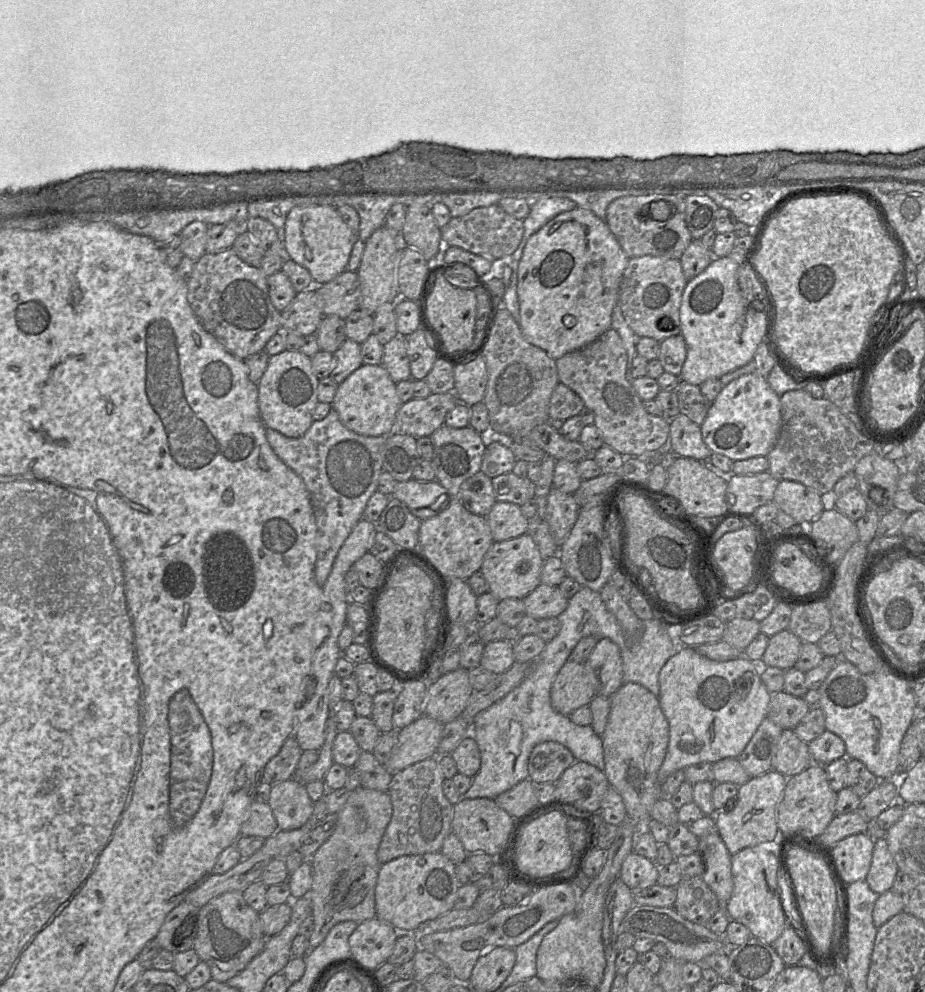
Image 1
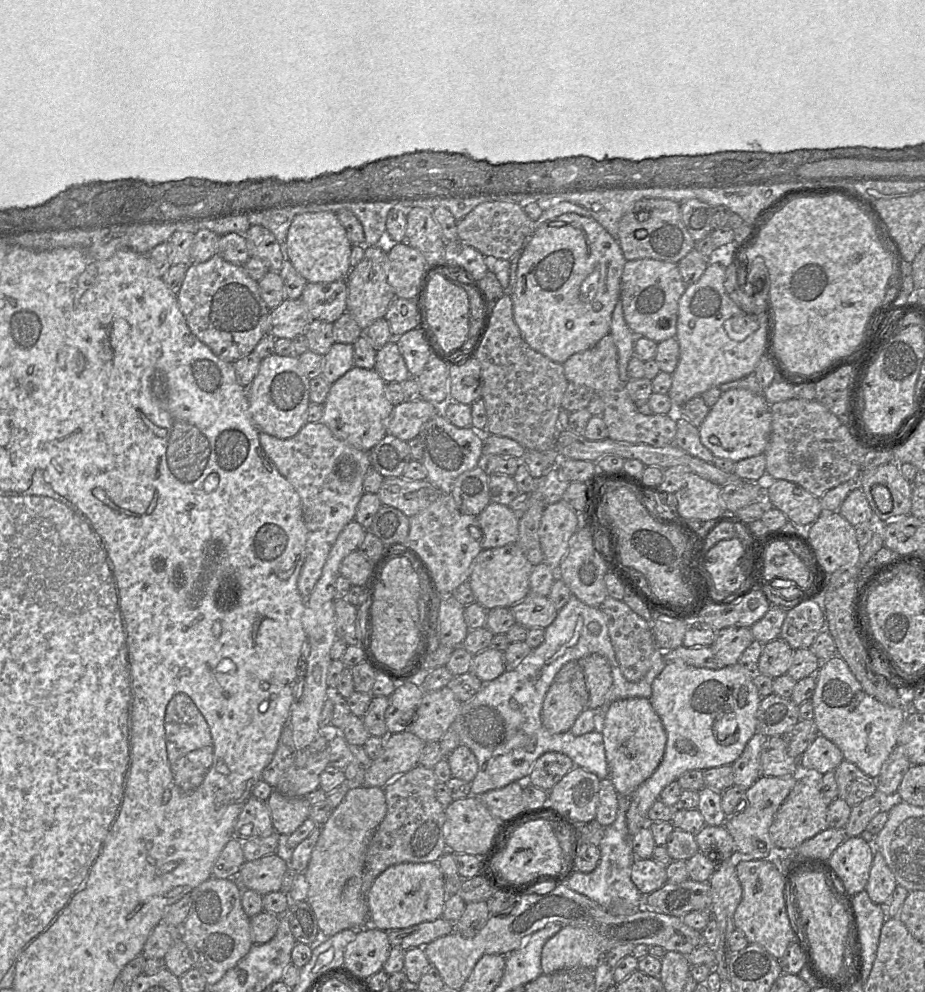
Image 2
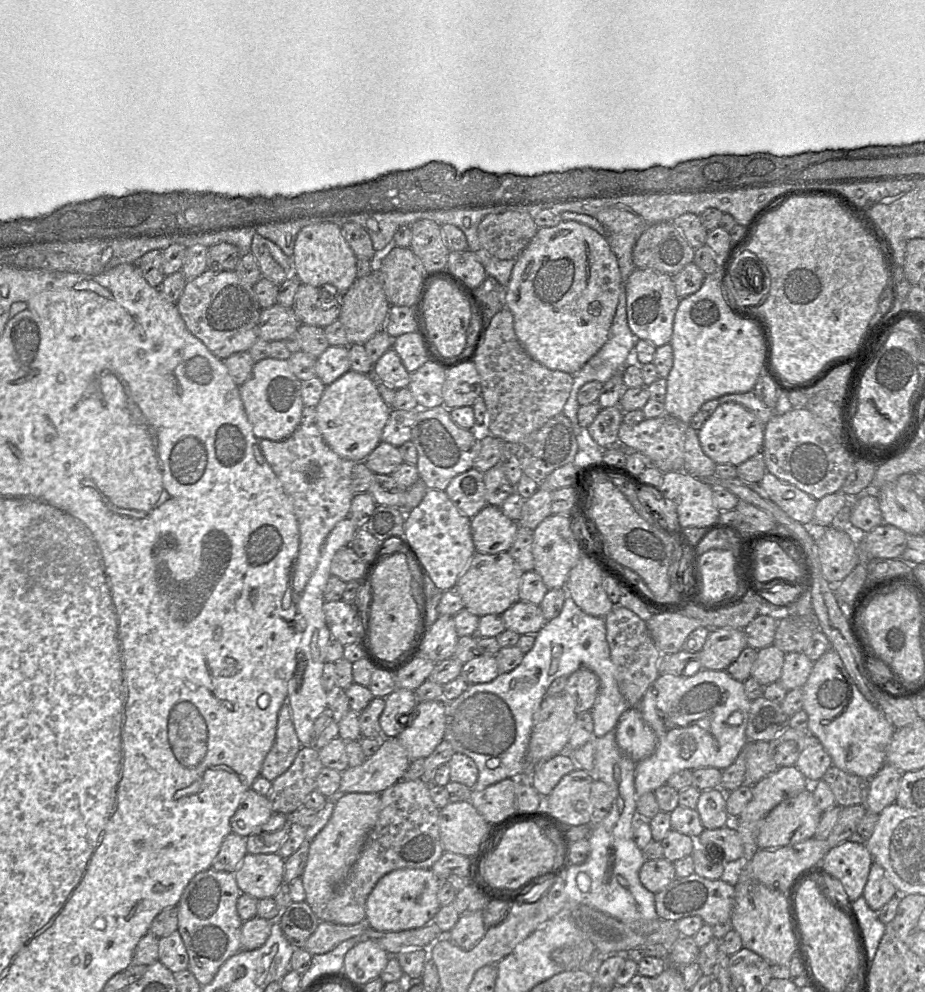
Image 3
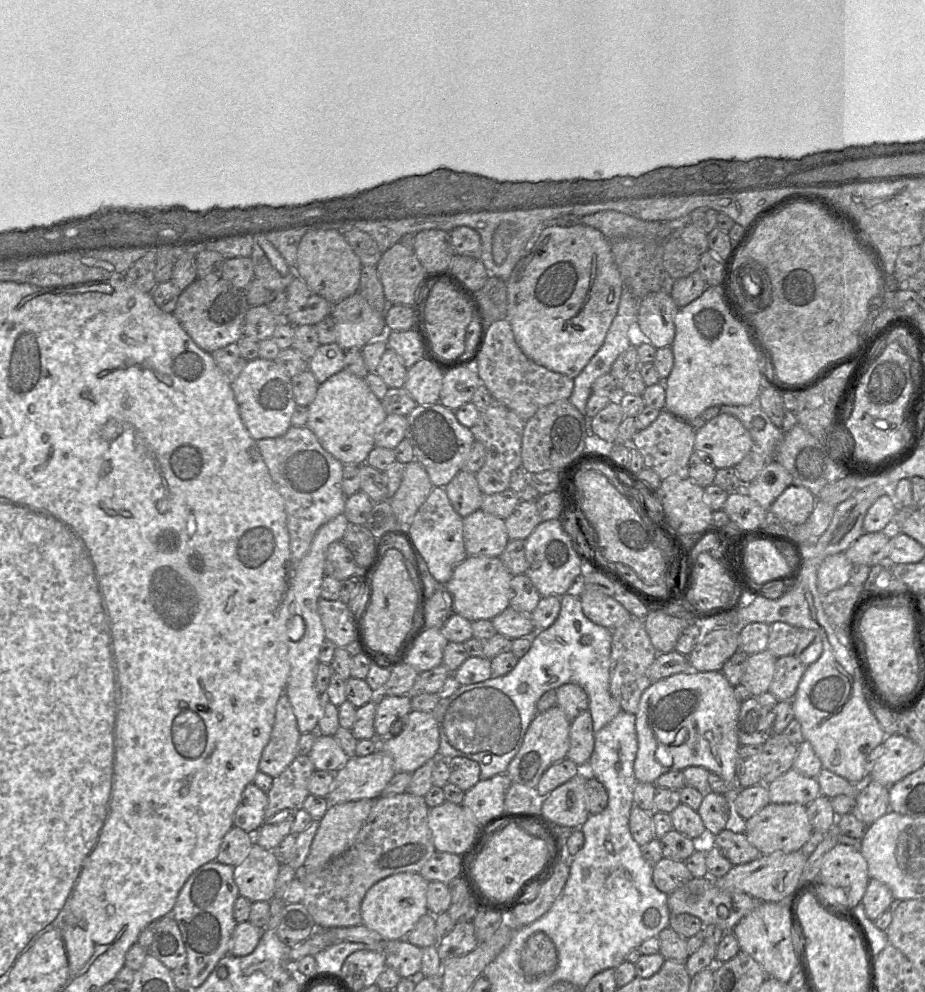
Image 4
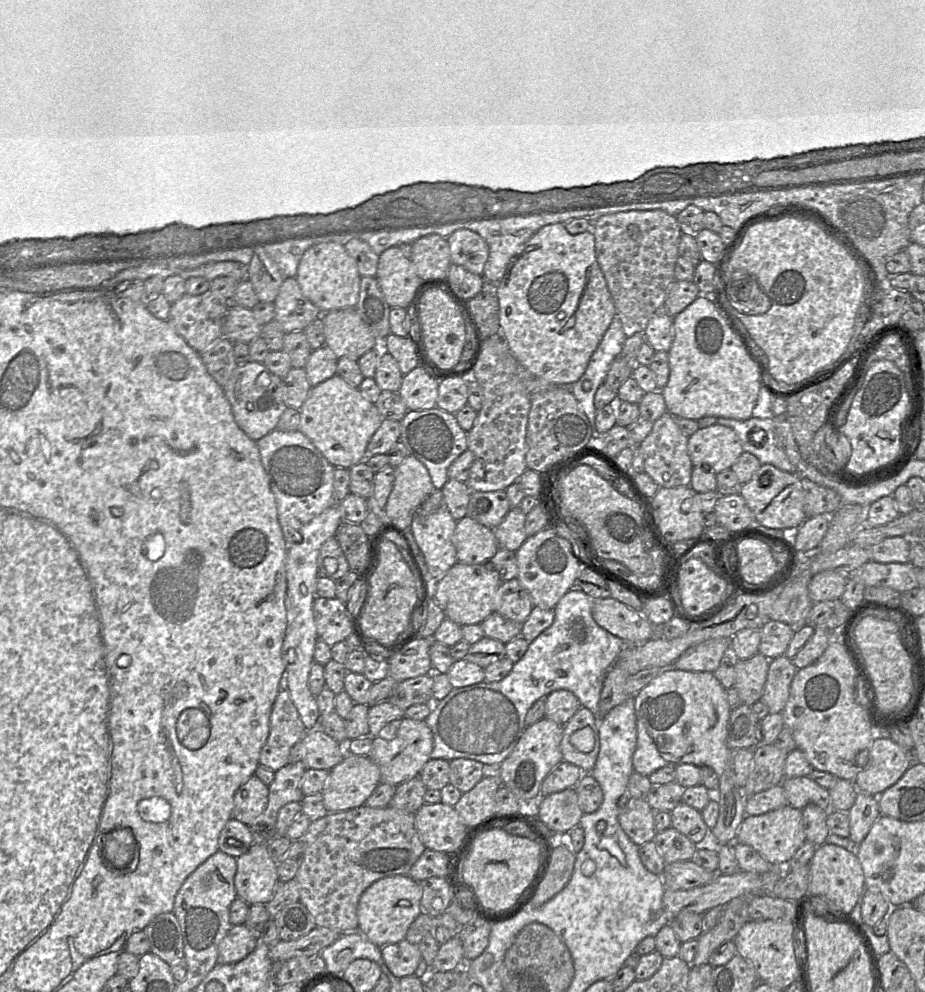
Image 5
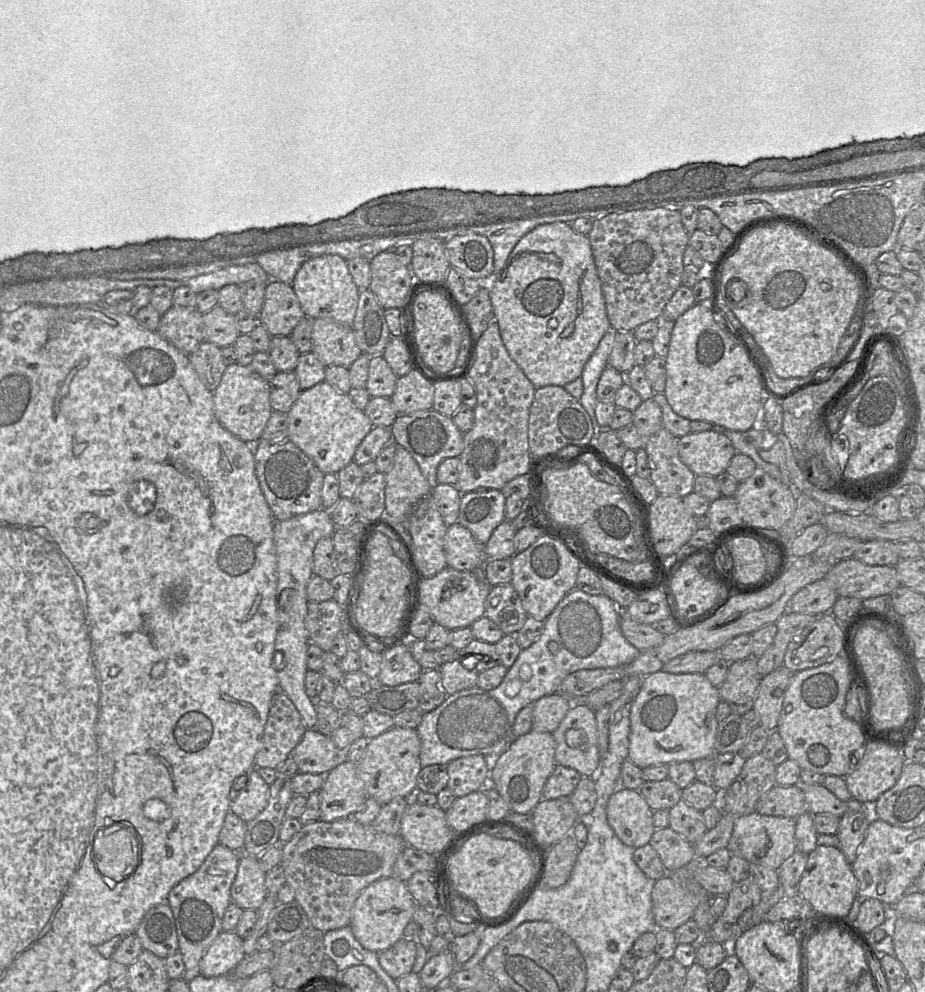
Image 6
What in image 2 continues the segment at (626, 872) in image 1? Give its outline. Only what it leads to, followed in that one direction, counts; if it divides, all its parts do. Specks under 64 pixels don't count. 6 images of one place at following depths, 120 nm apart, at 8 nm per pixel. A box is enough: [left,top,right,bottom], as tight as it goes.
[631,858,667,895]

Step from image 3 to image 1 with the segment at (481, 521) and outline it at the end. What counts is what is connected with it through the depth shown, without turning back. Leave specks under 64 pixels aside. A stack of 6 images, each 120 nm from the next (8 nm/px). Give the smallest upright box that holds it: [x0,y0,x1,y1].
[486,501,528,542]

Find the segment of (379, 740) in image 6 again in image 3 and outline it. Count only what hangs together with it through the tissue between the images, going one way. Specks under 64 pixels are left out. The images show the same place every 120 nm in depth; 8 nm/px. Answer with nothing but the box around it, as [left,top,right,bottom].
[396,700,446,761]

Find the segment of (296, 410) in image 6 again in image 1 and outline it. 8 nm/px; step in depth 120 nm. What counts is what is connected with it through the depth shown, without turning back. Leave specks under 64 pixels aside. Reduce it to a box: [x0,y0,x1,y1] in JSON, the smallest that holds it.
[331,364,403,436]

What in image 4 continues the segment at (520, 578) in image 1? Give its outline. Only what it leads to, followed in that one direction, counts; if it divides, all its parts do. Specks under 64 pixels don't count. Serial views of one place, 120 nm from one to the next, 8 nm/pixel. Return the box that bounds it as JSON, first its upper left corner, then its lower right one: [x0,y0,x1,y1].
[443,556,512,622]

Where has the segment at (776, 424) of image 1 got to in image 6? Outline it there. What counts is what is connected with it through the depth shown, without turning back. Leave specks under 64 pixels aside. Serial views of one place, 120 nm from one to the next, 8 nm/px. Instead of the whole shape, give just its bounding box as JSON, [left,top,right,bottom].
[678,430,737,477]

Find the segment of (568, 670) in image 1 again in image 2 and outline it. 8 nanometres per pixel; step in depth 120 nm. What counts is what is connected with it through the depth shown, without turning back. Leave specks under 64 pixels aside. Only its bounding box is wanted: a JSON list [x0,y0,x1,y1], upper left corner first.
[541,661,587,734]

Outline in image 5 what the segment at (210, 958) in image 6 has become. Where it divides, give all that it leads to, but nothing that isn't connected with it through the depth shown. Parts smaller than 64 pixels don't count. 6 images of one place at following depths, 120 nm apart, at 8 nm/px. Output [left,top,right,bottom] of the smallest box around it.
[218,924,258,963]

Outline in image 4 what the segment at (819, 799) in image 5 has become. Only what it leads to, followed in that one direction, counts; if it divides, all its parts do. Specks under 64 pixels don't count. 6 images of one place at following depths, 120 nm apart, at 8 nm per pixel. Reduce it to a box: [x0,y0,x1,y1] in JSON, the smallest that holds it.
[767,768,821,805]

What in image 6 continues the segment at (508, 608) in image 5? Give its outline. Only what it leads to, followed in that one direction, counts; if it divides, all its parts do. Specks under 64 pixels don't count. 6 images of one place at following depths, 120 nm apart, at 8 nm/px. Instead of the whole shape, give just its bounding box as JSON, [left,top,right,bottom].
[484,583,528,635]

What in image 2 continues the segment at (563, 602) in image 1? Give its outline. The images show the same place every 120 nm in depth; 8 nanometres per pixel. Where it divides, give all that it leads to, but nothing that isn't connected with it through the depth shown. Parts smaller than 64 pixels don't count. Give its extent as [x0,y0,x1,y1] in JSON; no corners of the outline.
[510,592,558,629]

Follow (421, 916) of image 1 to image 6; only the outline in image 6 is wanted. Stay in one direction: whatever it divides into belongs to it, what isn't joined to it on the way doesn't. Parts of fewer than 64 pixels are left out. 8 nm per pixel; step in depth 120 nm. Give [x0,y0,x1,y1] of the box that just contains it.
[349,876,416,953]

